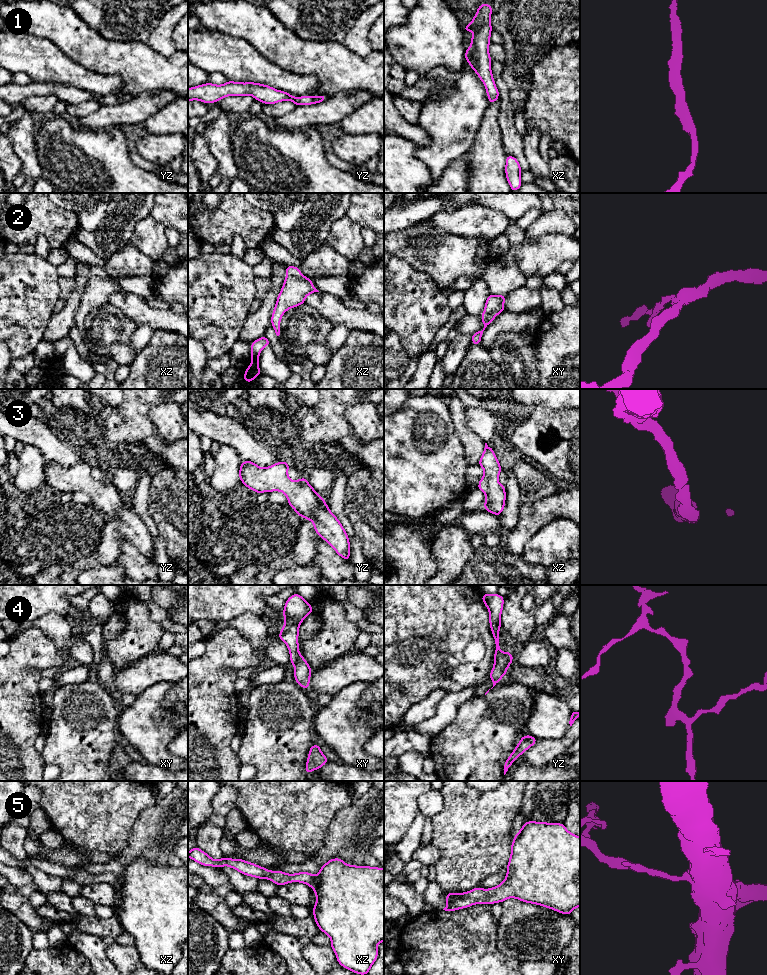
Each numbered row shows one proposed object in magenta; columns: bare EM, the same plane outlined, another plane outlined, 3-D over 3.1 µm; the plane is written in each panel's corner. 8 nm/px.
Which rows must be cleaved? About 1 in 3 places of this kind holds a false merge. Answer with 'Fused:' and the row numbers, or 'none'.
Fused: 4

